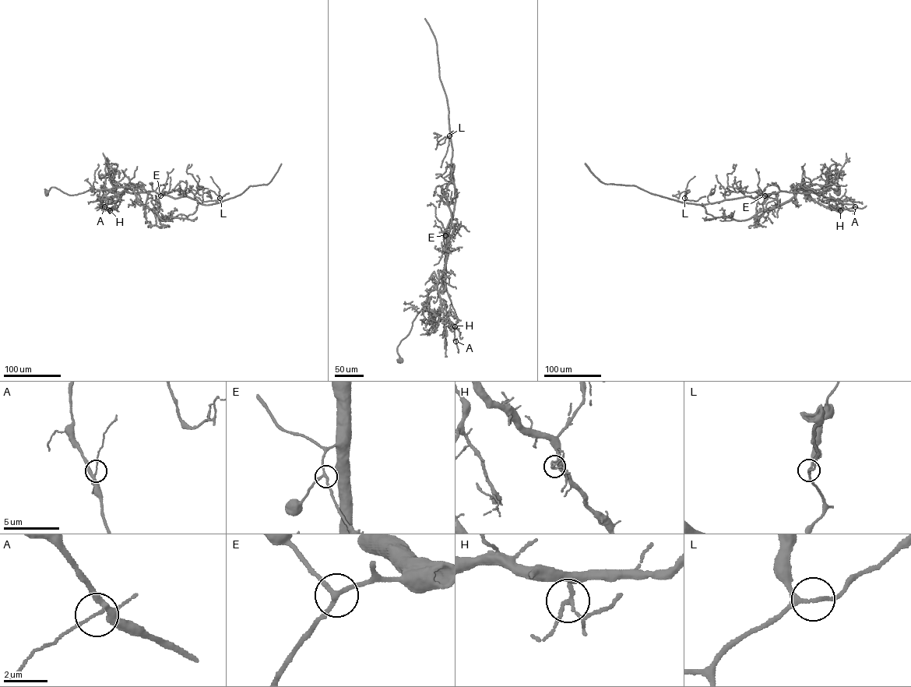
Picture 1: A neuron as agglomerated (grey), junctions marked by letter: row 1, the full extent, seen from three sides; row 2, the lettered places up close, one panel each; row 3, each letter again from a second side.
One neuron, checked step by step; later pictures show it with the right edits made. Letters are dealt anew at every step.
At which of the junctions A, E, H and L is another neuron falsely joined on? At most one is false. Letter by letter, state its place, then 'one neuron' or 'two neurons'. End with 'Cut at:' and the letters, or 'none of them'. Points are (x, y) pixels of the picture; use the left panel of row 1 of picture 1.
A: at (104, 206); one neuron
E: at (160, 195); one neuron
H: at (110, 210); one neuron
L: at (219, 198); one neuron
Cut at: none of them

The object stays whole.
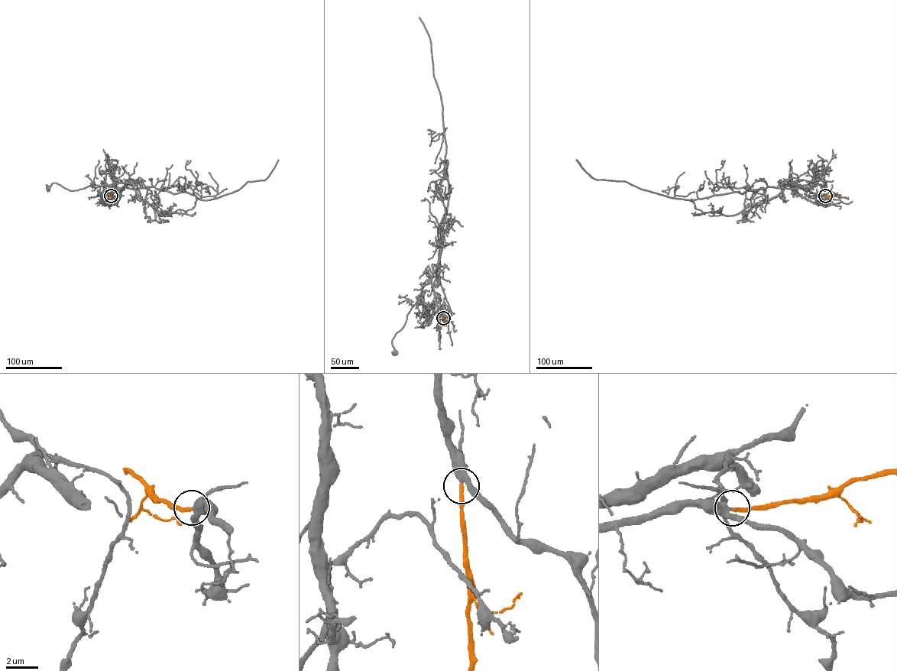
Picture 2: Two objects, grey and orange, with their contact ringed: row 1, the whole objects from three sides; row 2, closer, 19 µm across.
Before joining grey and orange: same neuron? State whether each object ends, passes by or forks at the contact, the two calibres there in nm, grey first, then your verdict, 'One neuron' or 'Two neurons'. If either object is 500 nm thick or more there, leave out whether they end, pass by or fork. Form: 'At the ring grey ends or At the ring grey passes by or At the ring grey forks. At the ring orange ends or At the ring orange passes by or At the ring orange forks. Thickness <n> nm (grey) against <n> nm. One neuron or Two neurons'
At the ring grey forks. At the ring orange ends. Thickness 320 nm (grey) against 220 nm. One neuron

